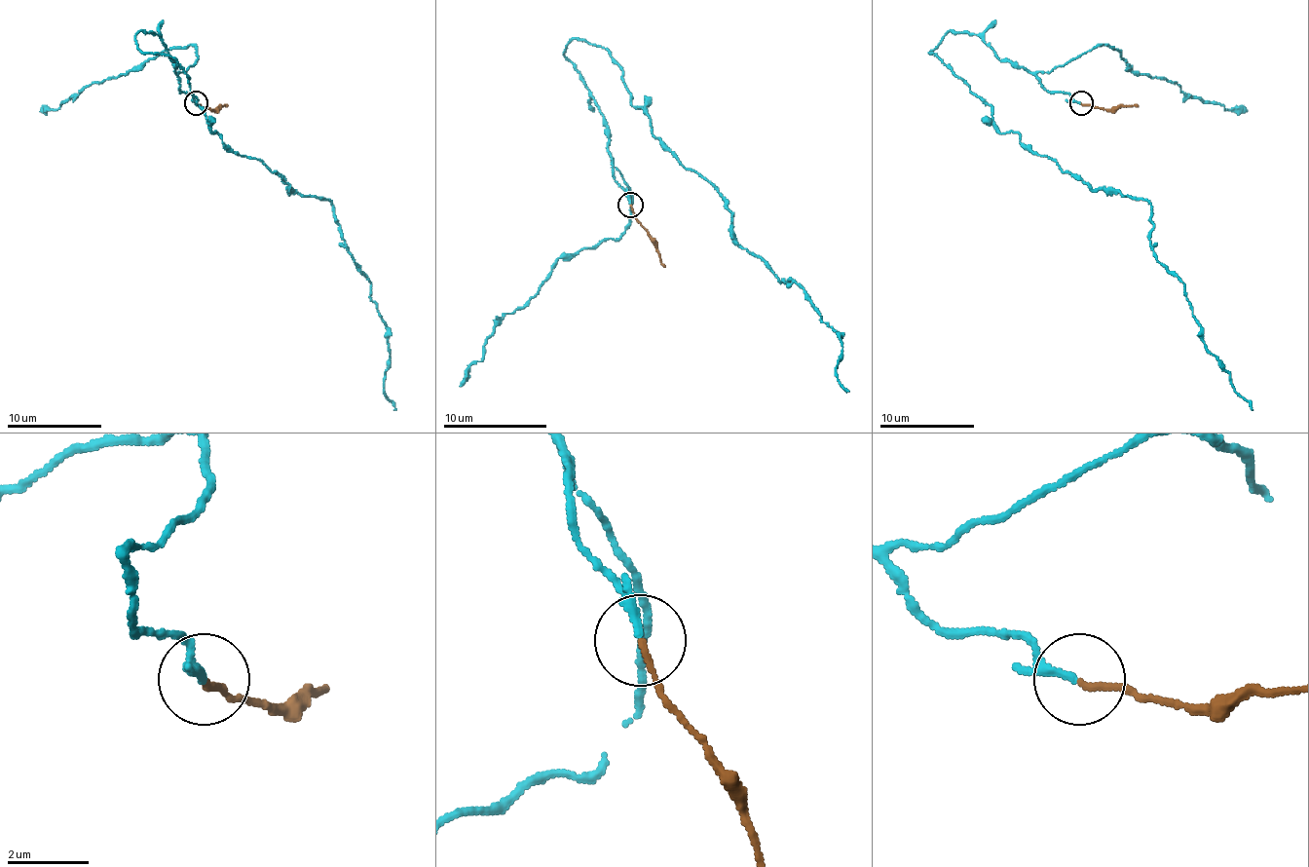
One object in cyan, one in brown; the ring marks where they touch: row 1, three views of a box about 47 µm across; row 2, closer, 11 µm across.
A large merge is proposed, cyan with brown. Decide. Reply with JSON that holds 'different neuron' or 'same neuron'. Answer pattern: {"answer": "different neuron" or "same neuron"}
{"answer": "same neuron"}

